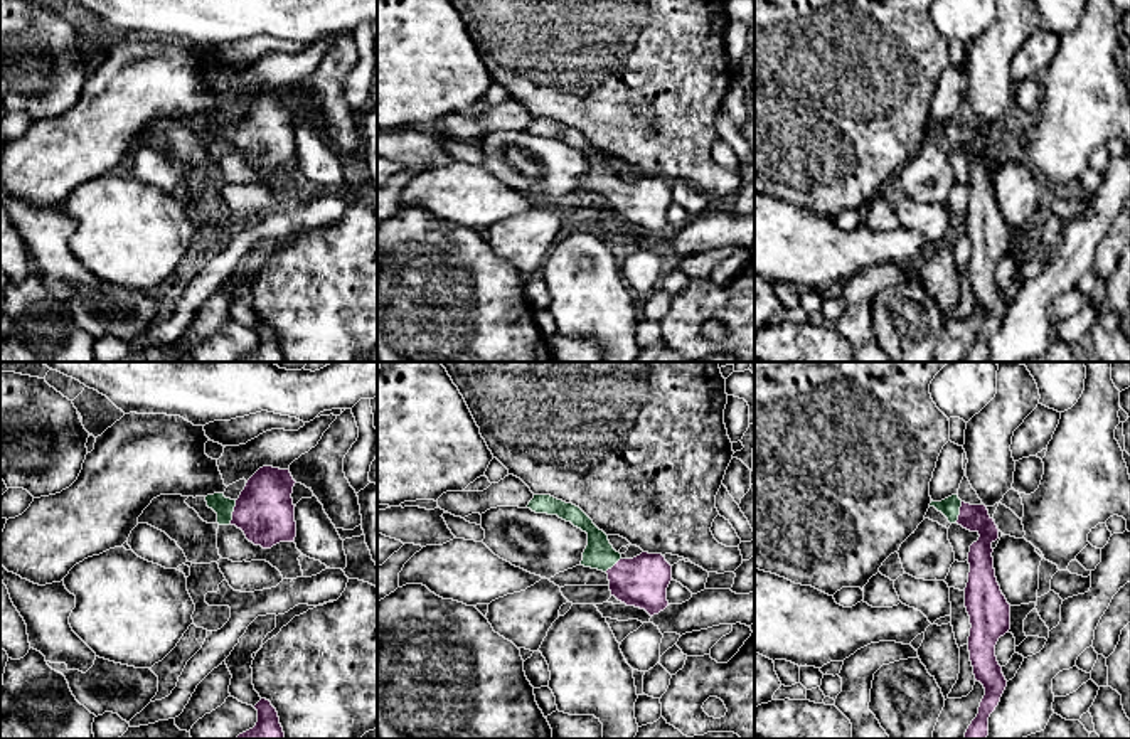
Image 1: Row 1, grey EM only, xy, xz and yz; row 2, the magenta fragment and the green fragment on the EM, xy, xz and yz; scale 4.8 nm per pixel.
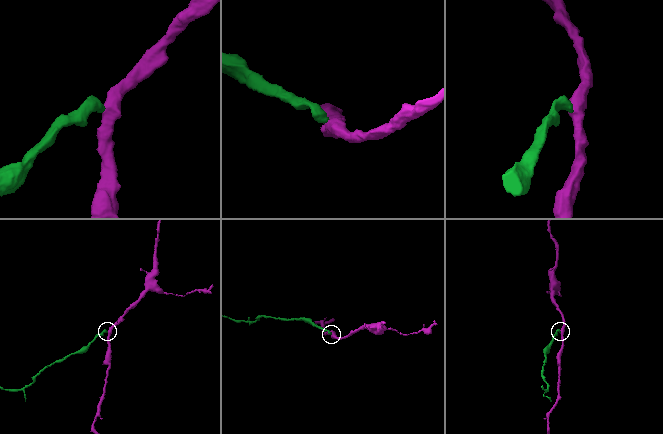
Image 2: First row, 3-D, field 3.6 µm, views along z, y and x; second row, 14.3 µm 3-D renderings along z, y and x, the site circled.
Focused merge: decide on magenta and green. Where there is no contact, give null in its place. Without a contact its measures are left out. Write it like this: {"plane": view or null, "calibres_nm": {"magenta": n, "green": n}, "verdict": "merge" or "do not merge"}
{"plane": "xy", "calibres_nm": {"magenta": 280, "green": 90}, "verdict": "merge"}

